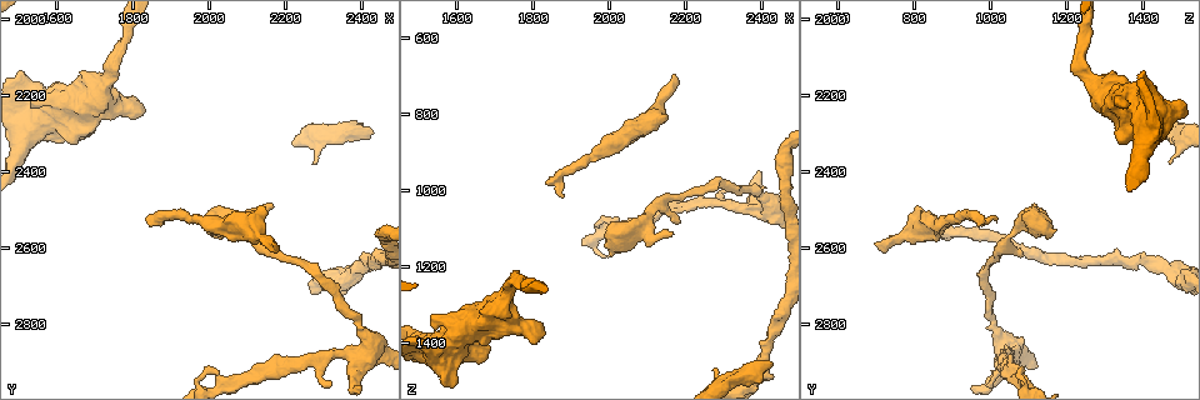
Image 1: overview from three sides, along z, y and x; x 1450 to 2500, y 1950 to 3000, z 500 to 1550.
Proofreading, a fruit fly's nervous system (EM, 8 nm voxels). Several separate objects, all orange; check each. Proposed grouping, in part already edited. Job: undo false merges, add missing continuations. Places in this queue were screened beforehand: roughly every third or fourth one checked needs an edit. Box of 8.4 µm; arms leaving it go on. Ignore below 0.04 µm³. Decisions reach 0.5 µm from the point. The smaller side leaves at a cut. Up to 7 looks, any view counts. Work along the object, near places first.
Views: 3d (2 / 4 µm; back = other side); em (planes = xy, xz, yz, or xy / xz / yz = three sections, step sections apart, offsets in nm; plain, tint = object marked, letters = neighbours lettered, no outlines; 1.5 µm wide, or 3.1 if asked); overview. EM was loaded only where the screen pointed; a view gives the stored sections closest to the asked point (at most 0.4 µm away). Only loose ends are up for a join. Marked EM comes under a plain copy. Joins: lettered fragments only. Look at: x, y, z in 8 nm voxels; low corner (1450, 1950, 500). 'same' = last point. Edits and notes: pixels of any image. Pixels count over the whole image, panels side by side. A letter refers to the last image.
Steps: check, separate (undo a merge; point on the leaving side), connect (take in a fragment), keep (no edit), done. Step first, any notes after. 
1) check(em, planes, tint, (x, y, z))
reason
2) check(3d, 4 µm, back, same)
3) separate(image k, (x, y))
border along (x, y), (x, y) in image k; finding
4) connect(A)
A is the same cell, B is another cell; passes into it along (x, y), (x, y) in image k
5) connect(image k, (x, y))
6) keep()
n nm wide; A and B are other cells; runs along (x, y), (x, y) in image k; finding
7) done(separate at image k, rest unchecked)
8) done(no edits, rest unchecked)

check(em, yz, step 8, tint, (2170, 2490, 1115))
an open end

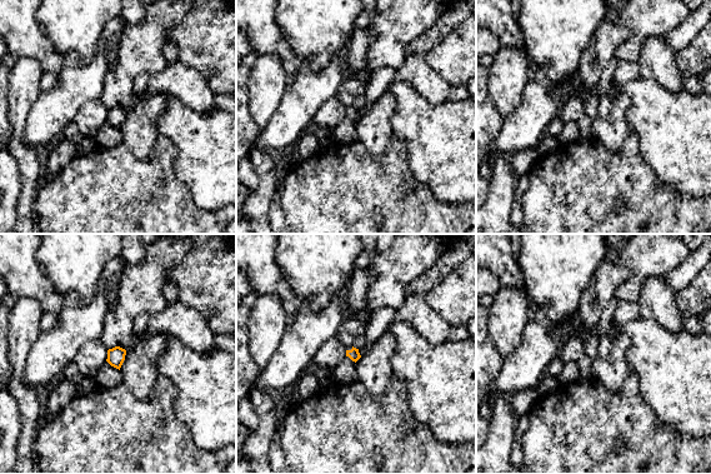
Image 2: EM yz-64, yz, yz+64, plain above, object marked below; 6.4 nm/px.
check(em, planes, letters, same)

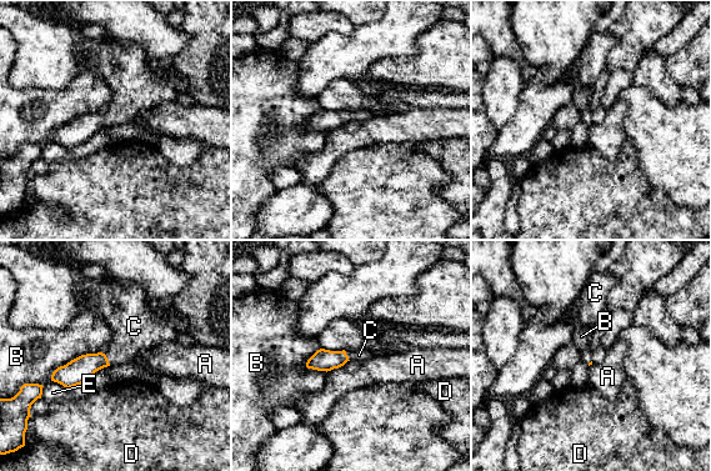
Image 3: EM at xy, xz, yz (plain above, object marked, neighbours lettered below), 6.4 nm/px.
connect(image 3, (133, 330))
C is the same cell, A, B, D and E are other cells; passes into it along (79, 370), (106, 359), (133, 330) in image 3; it goes on there

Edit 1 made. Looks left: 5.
check(overview)

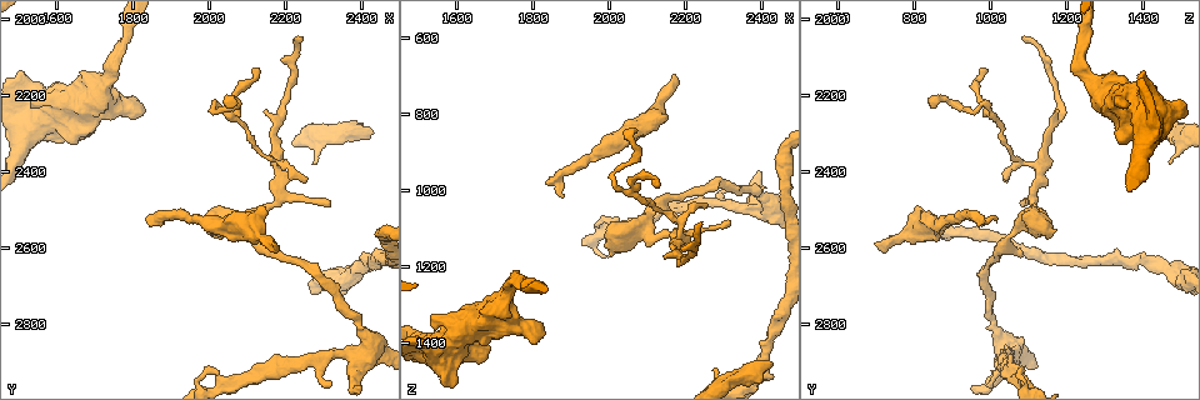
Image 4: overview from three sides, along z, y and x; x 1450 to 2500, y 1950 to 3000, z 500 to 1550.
check(3d, 2 µm, back, (2405, 2890, 1045))
thick turns thin

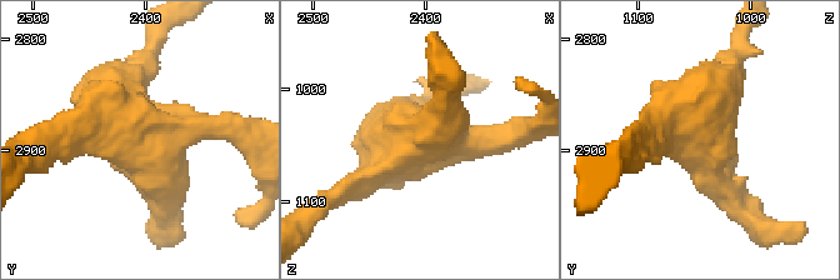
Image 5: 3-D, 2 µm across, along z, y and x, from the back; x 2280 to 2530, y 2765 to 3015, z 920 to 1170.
check(em, xy, step 4, tint, (2402, 2888, 1042))

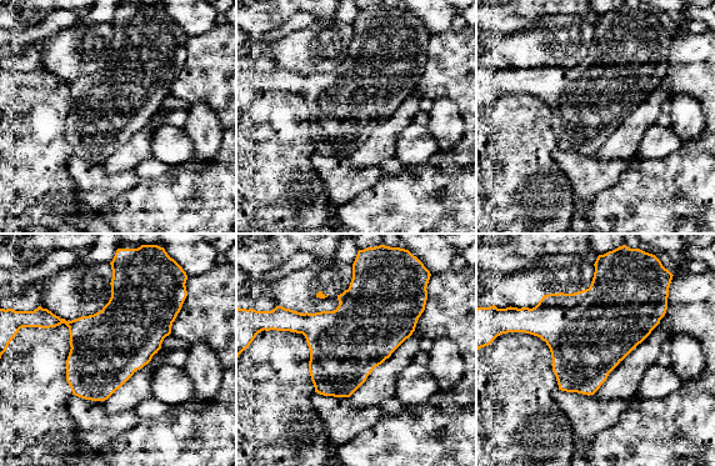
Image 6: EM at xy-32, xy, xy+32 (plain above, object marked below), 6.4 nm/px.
check(em, yz, step 8, letters, same)
another direction

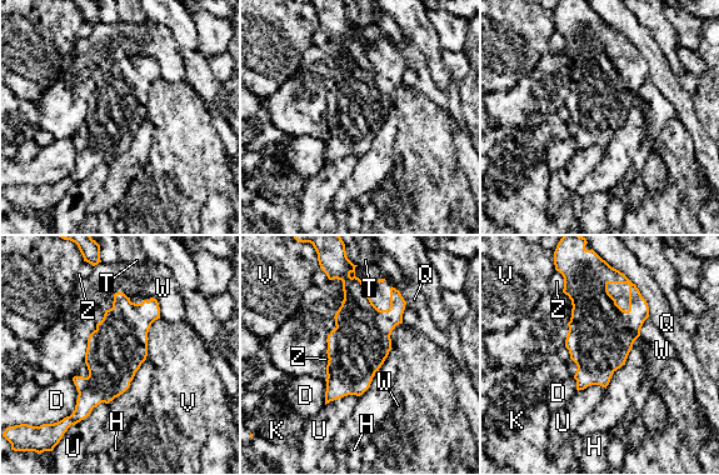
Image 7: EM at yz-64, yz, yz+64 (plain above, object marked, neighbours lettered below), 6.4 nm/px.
keep()
380 nm wide; D, H, K, Q, T, U, V, W and Z are other cells; border along (159, 318), (149, 329), (145, 359) in image 7; continuous, no second neuron

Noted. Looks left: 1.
done(connect at image 3, rest unchecked)

